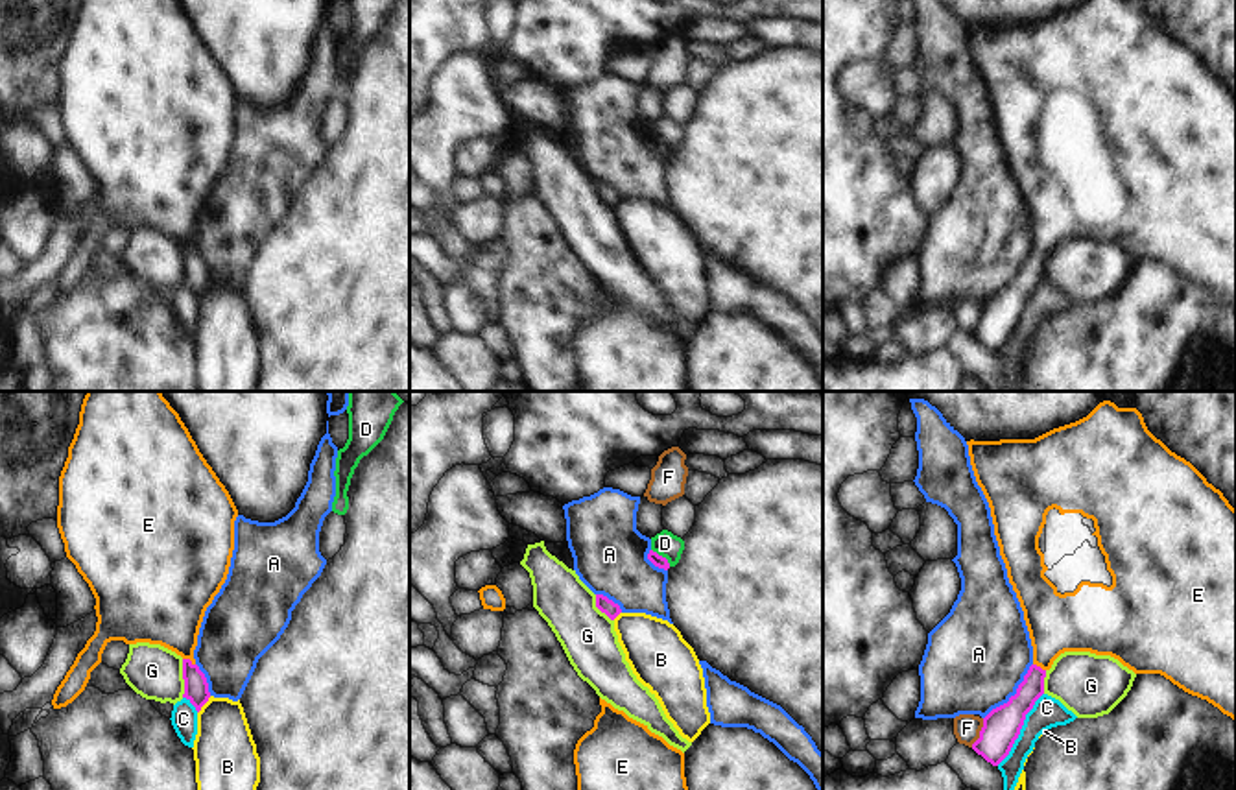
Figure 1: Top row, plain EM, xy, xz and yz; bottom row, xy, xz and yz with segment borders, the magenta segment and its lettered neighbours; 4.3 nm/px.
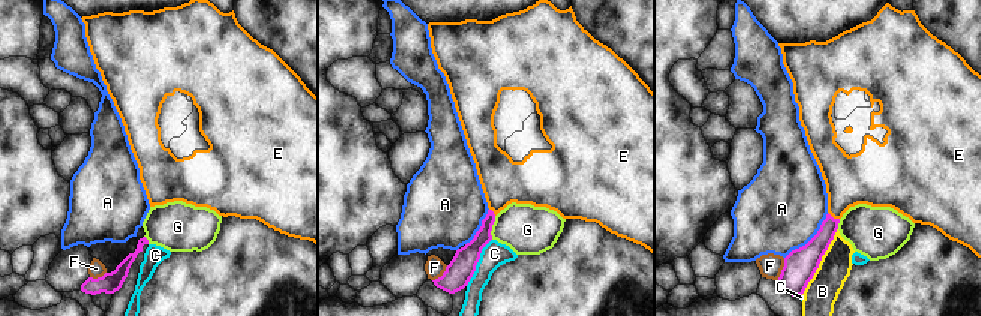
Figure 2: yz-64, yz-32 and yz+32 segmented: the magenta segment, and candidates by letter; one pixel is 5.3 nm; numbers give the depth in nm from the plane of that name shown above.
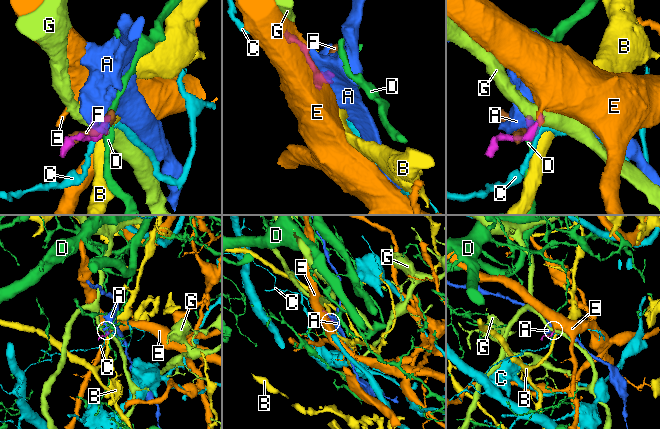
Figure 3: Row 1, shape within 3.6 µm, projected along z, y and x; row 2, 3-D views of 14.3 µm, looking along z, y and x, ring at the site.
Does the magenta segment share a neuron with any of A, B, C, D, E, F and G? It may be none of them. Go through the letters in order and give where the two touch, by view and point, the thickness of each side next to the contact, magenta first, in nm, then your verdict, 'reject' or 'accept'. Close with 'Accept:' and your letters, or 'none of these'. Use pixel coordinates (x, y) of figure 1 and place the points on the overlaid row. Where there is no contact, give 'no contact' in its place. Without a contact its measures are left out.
A: meets magenta in yz at (1015, 694); 160 nm thick on the magenta side, 440 nm on the other; reject
B: meets magenta in xy at (203, 704); 110 nm thick on the magenta side, 280 nm on the other; reject
C: meets magenta in yz at (1021, 728); 160 nm thick on the magenta side, 140 nm on the other; reject
D: meets magenta in xz at (661, 556); 50 nm thick on the magenta side, 110 nm on the other; reject
E: meets magenta in xy at (189, 659); 110 nm thick on the magenta side, 320 nm on the other; accept
F: meets magenta in yz at (980, 733); 160 nm thick on the magenta side, 120 nm on the other; reject
G: meets magenta in xy at (183, 678); 110 nm thick on the magenta side, 240 nm on the other; reject
Accept: E

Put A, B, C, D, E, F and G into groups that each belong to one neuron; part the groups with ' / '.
A / B / C / D / E / F / G

